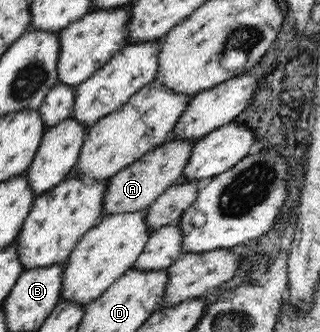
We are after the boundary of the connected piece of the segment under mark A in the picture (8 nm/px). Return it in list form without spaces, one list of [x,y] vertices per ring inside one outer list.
[[[169,138],[147,151],[141,158],[121,169],[110,178],[105,194],[105,214],[145,210],[172,184],[183,179],[183,172],[191,154],[195,140]]]

